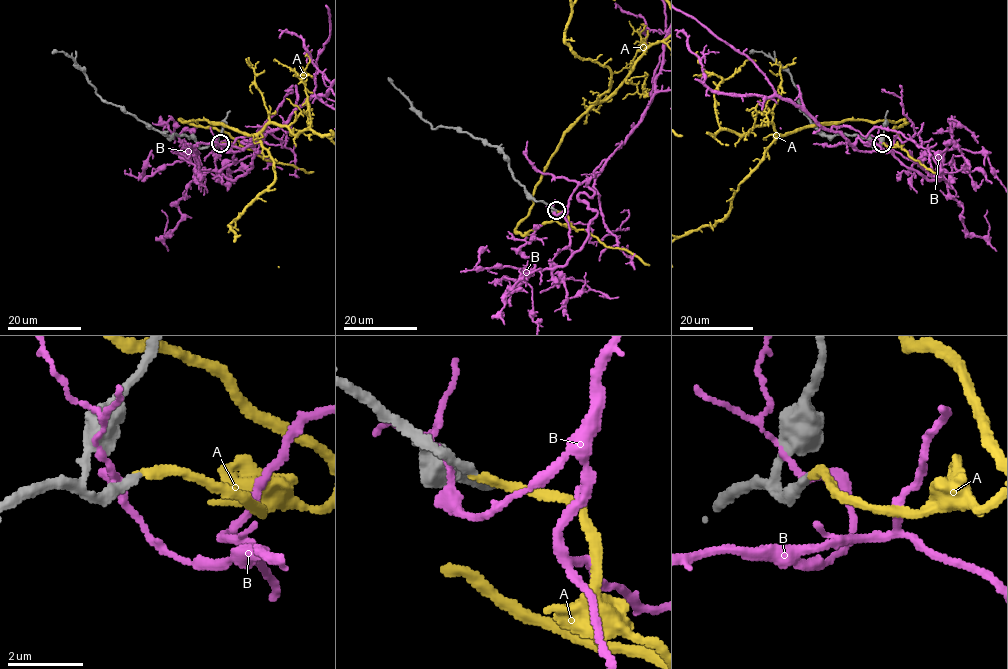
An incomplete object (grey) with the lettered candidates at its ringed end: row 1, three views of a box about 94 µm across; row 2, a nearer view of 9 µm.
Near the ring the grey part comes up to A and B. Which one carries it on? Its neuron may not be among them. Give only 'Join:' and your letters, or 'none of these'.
Join: A

